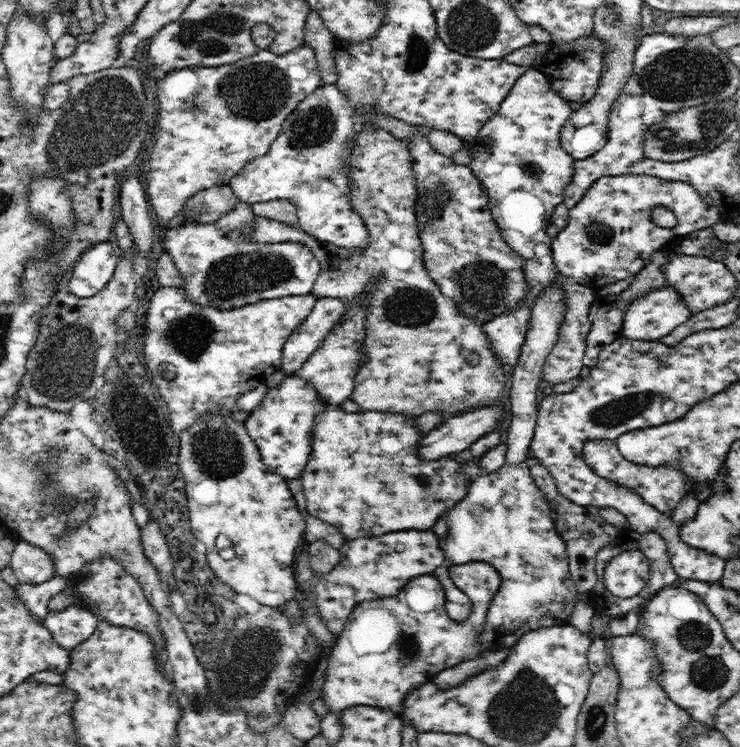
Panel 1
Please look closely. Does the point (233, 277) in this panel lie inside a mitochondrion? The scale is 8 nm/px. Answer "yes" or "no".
yes

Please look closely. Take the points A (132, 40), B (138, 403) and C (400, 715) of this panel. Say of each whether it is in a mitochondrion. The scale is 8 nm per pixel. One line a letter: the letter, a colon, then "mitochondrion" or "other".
A: other
B: other
C: other

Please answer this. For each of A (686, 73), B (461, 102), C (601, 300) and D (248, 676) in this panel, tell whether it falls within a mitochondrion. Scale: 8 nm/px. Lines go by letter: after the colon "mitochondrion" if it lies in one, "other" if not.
A: mitochondrion
B: other
C: other
D: mitochondrion

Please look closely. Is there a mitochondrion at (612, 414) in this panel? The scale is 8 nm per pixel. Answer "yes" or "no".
yes

